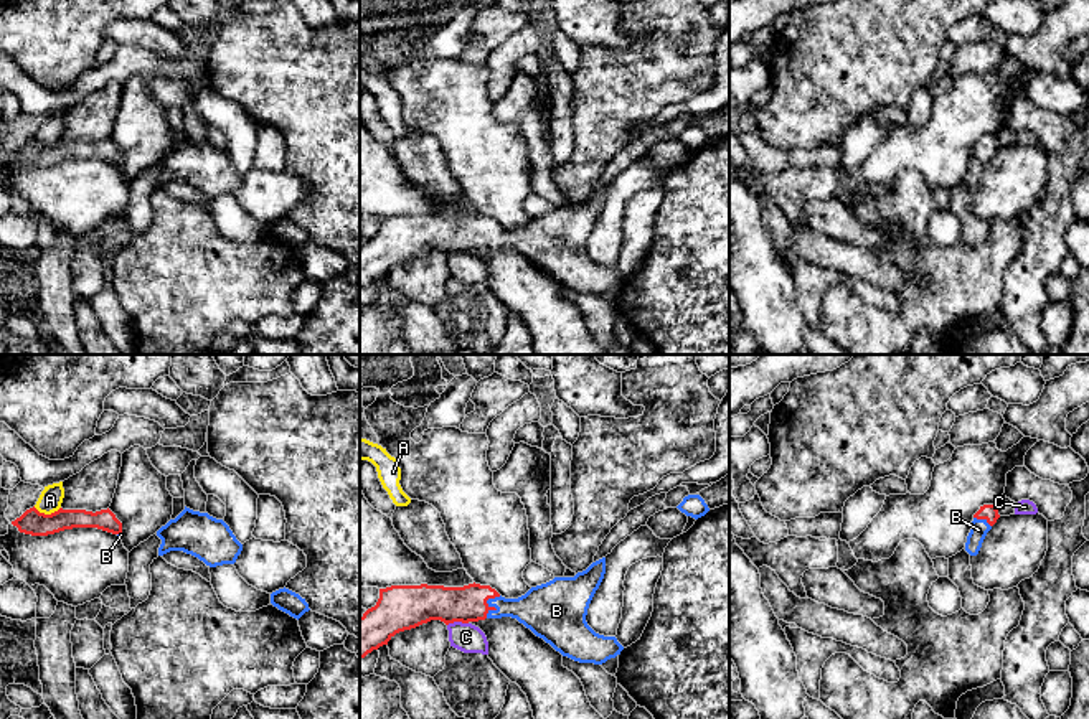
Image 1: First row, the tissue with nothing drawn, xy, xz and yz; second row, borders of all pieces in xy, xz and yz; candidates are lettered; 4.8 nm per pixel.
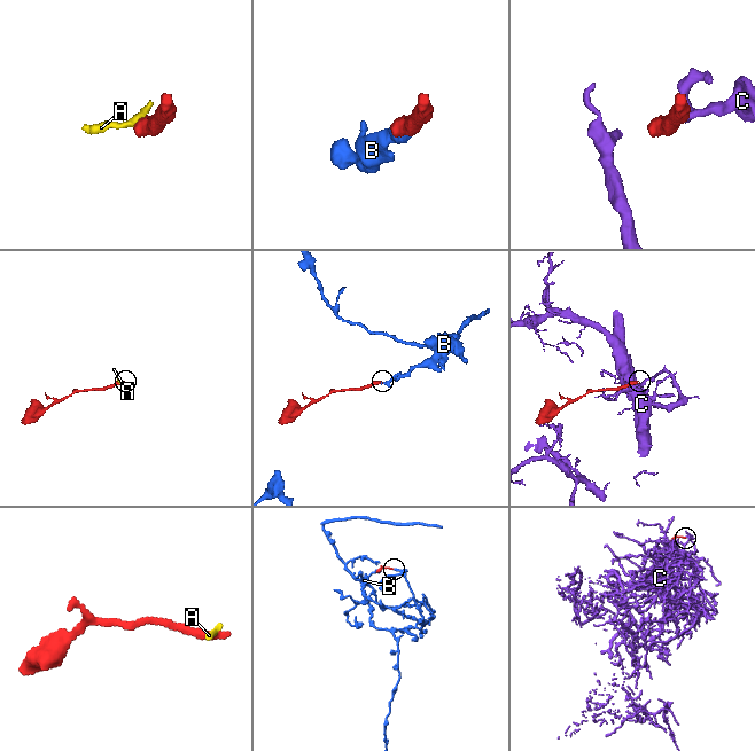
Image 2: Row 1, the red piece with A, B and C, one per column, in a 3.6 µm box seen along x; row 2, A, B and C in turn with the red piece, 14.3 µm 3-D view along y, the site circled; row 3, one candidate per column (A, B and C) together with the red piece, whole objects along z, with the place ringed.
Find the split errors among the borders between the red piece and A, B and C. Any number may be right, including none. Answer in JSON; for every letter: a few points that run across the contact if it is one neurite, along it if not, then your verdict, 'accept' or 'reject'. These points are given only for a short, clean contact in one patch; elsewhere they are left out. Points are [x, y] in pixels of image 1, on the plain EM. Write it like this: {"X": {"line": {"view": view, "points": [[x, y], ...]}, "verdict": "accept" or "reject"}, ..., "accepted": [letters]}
{"A": {"line": {"view": "xy", "points": [[33, 137], [45, 144], [53, 144], [60, 139]]}, "verdict": "reject"}, "B": {"line": {"view": "xz", "points": [[466, 234], [485, 233], [497, 238], [535, 239]]}, "verdict": "accept"}, "C": {"line": {"view": "xz", "points": [[467, 253], [451, 253], [447, 256]]}, "verdict": "reject"}, "accepted": ["B"]}

